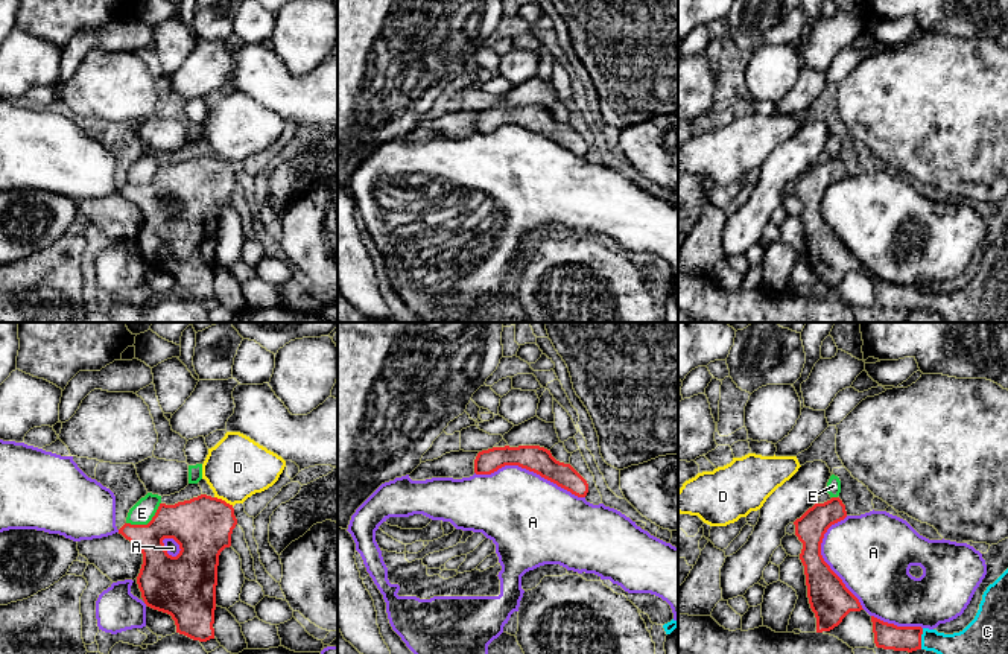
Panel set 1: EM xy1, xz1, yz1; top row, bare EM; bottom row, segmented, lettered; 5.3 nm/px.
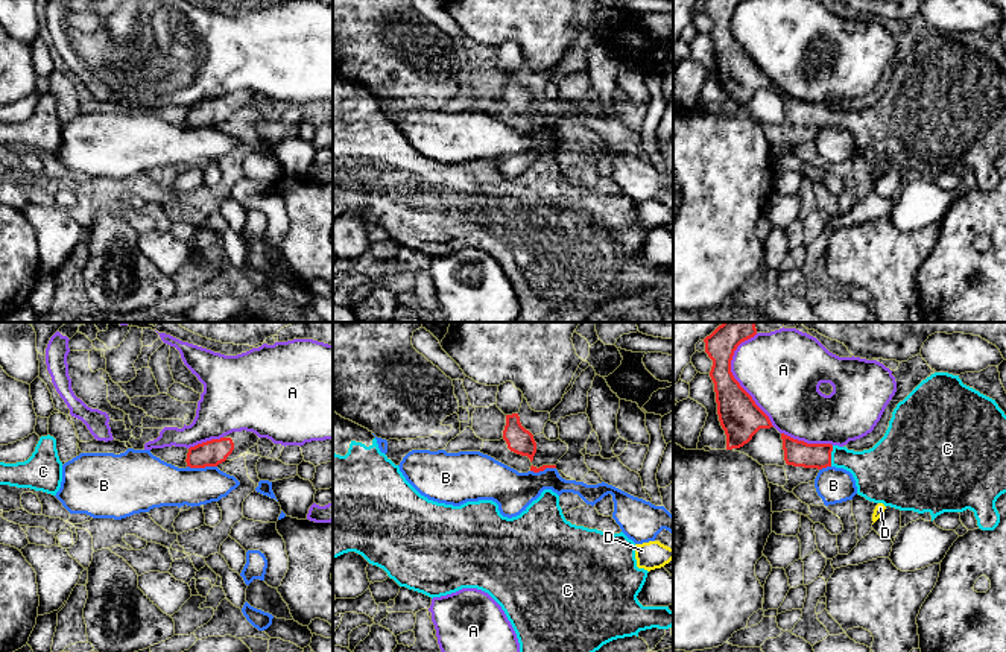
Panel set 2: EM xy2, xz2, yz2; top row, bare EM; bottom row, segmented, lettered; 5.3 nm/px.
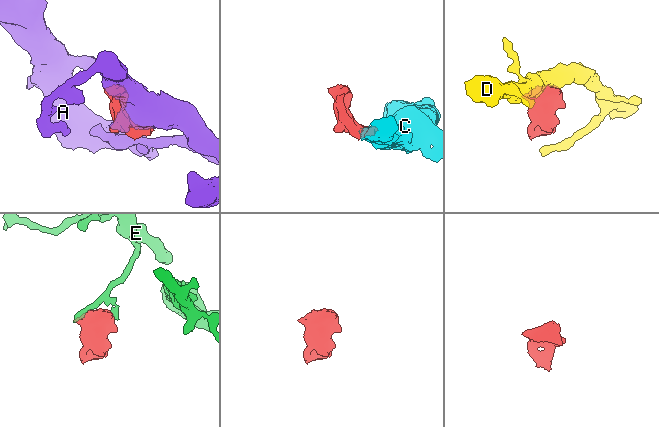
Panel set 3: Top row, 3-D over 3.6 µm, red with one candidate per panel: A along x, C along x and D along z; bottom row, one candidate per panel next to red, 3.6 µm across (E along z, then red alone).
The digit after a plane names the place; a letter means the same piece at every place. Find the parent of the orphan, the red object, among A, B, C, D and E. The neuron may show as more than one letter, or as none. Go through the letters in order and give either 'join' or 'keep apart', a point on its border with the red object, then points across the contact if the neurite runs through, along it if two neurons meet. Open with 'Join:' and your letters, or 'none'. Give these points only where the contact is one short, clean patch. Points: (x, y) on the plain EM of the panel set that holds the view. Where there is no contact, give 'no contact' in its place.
Join: C
A: keep apart; contact xz1 (529, 130)
B: keep apart; contact xy2 (202, 126)
C: join; contact yz1 (920, 298); way yz1 (888, 295), (920, 298), (931, 298), (964, 312)
D: keep apart; contact xy1 (224, 160); border xy1 (215, 155), (233, 165)
E: keep apart; contact xy1 (148, 183)

